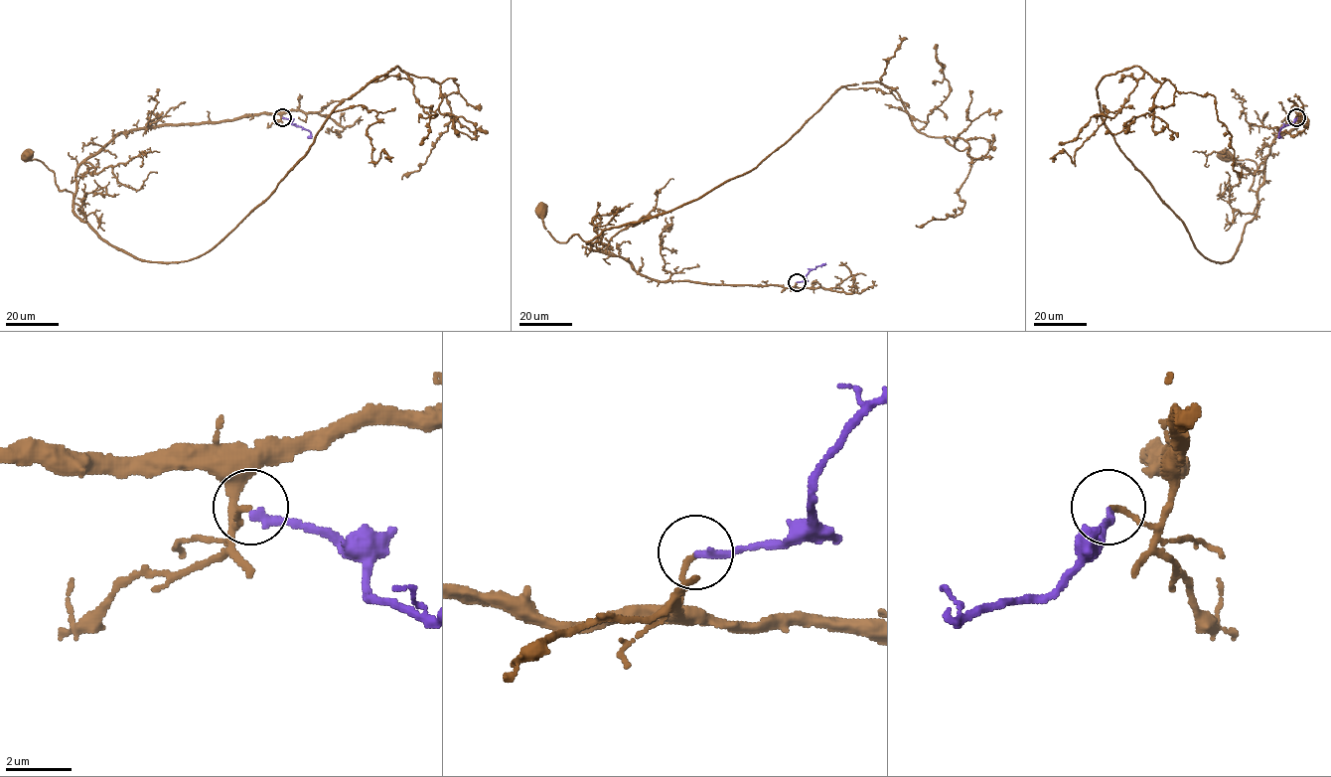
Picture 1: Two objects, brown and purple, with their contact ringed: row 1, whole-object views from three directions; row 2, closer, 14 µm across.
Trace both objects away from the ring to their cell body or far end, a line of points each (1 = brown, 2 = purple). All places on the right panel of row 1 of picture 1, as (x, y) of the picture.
1: (1296, 117), (1302, 114), (1296, 126), (1270, 144), (1257, 194), (1249, 190), (1257, 164), (1225, 157)
2: (1296, 117), (1280, 129), (1281, 138)

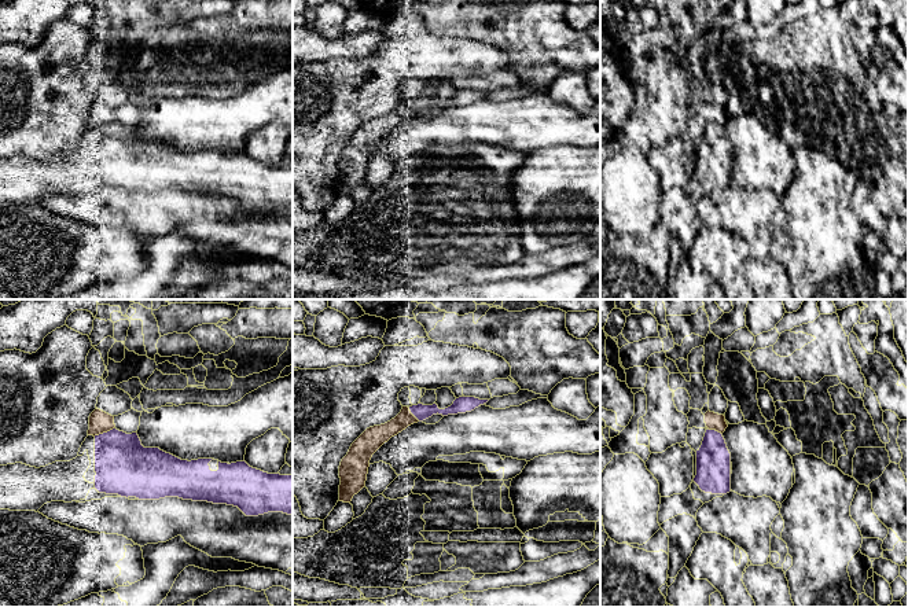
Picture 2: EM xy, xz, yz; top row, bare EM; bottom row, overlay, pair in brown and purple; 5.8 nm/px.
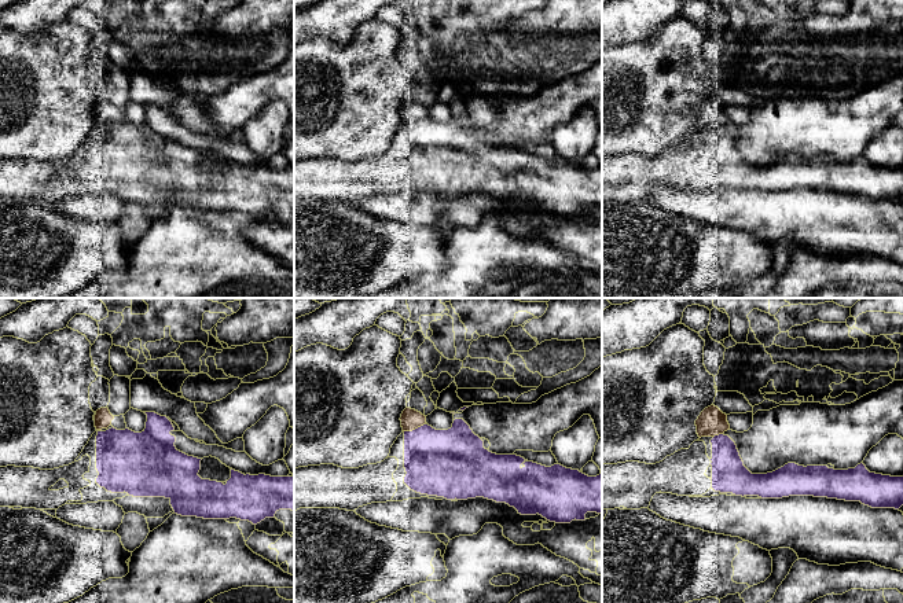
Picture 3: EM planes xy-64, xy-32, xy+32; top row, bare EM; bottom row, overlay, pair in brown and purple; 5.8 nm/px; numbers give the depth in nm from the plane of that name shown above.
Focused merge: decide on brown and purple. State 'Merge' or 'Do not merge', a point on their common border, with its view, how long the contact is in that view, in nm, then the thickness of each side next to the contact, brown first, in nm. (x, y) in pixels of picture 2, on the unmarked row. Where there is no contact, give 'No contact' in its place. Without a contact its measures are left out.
Do not merge. Touches brown at xy (103, 124). Shared border 130 nm. Thickness 130 nm (brown) against 320 nm

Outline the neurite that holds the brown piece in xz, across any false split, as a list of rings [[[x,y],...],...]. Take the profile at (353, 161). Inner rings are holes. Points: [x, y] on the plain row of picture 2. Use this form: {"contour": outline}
{"contour": [[[408,99],[390,114],[367,121],[350,139],[348,147],[339,158],[339,194],[350,195],[367,173],[370,152],[372,147],[391,129],[397,128],[408,118],[419,113],[411,106]]]}

